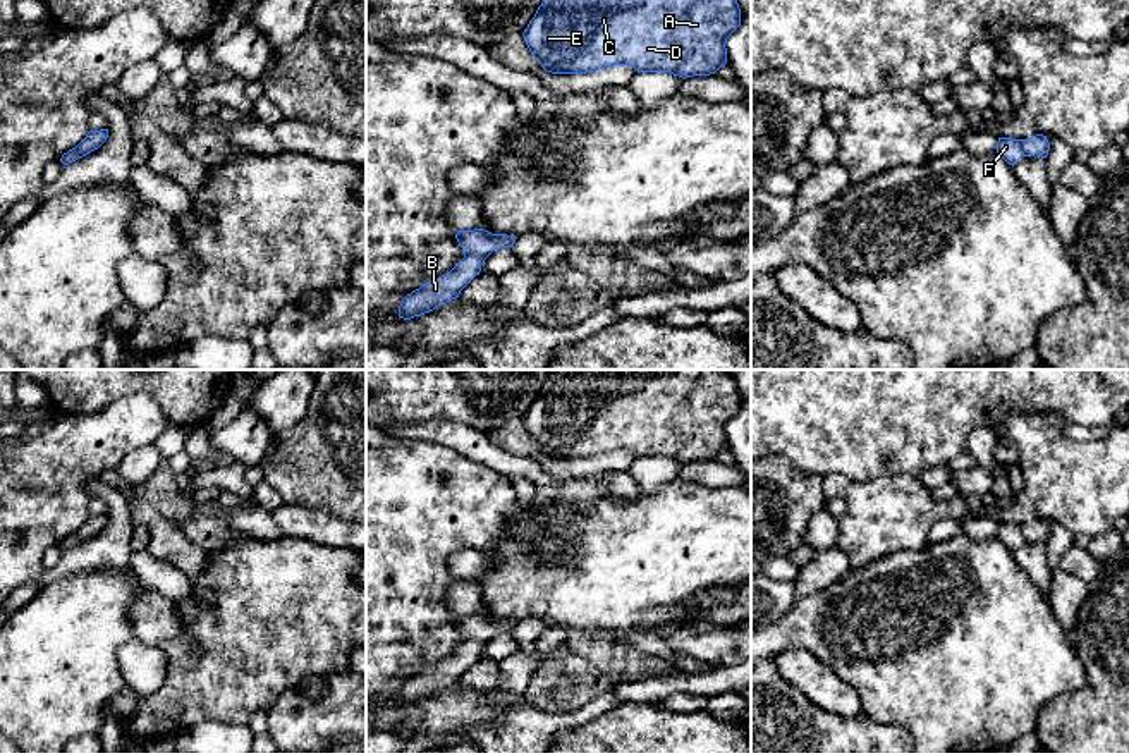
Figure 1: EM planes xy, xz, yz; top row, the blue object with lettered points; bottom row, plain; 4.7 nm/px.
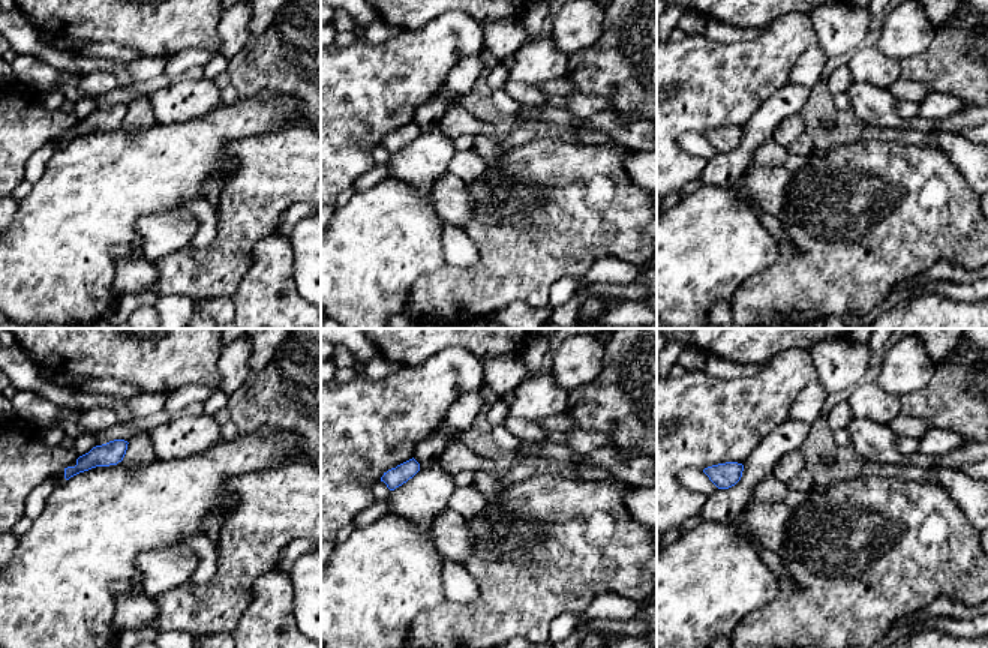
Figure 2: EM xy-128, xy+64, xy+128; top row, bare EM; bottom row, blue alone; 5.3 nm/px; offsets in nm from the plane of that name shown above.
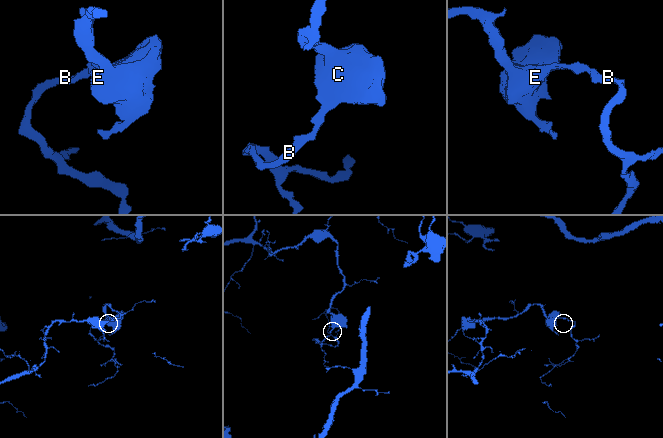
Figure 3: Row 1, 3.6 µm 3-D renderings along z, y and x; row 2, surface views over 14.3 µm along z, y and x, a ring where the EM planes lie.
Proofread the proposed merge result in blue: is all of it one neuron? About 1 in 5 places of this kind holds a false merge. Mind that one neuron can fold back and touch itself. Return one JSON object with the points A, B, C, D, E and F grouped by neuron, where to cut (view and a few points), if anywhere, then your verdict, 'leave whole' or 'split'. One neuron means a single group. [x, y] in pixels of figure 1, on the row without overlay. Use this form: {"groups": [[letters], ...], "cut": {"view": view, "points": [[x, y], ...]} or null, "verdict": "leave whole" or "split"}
{"groups": [["A", "B", "C", "D", "E", "F"]], "cut": null, "verdict": "leave whole"}

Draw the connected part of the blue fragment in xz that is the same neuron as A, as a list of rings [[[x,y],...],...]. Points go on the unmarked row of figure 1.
[[[548,370],[522,421],[552,459],[586,459],[613,450],[670,457],[682,464],[727,449],[727,423],[741,411],[730,370]]]

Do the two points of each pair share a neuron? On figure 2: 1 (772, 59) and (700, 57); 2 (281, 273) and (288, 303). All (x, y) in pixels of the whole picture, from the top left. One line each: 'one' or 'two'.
1: one
2: one

